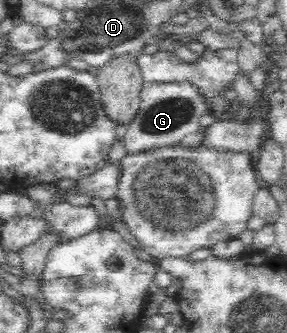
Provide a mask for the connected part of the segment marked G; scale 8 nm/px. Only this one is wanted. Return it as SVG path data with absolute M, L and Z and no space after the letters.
M143 82L140 109L123 138L127 153L134 155L156 147L183 144L200 129L198 118L211 112L209 106L208 100L192 82Z

